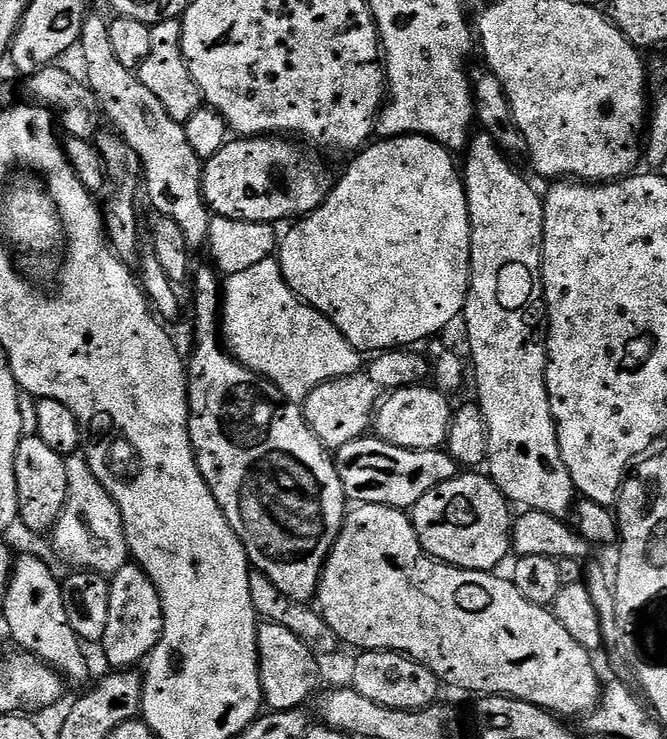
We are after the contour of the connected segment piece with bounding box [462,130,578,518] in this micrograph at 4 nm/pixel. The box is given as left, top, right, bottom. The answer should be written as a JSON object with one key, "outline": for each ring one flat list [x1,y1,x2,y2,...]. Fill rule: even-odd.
{"outline":[[477,131,469,139,466,149,464,164,462,160,462,179,464,181,464,193,468,199,468,217,472,227,472,277,468,287,468,297,464,303,462,313,462,325,468,331,468,348,472,351,470,364,476,367,476,396,488,431,488,462,486,465,487,475,496,483,497,488,504,493,505,497,513,505,524,504,525,509,550,514,551,516,567,517,572,511,572,505,577,499,578,493,570,478,570,470,566,470,566,462,562,462,562,450,558,446,558,434,556,433,556,420,550,410,550,398,546,386,546,370,548,369,548,342,546,339,546,308,541,301,544,299,544,282,542,279,542,257,544,255,544,201,541,193,535,192,522,177,516,173,516,168,511,164,509,157,494,142,489,132]]}

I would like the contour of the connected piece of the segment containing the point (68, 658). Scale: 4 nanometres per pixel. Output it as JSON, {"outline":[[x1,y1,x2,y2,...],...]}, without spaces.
{"outline":[[36,556,15,557,12,565,12,577,6,590,6,606,2,610,4,624,12,635,17,649,31,652,39,660,49,664,61,677,73,680,76,684,87,685,88,656,80,636,74,634,70,618,66,615,64,586,61,577,52,573,52,568]]}

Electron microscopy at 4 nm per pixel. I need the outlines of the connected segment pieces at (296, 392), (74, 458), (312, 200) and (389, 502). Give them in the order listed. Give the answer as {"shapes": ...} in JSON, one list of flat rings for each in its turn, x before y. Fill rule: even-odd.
{"shapes":[[[279,259,263,260,227,277,220,309,222,340,239,364,269,380,288,400,302,402,318,386,359,372,362,354,286,282]],[[73,454,67,457,66,478,68,501,64,513,56,520,56,526,50,533,52,548,66,563,72,564,68,566,73,569,96,572,99,576,110,578,130,560,122,514,114,498,110,498,98,478,94,478,83,455]],[[280,134,229,139,204,164,204,201,215,215,225,216,227,220,275,225,276,220,291,221,293,218,307,216,328,197,334,176,320,168,320,156,315,152,315,147,308,146,304,152,303,146,299,139,285,138],[304,168,308,172,317,171,316,176,308,176,304,180]],[[365,434,360,439,346,442,346,446,335,449,334,459,338,470,338,478,342,478,342,490,345,497,356,506,381,504,391,508,410,510,419,502,422,494,434,490,434,486,438,486,442,482,453,480,458,474,458,465,448,455,447,451,419,452,418,450,406,450,402,446,394,446,372,434]]]}

